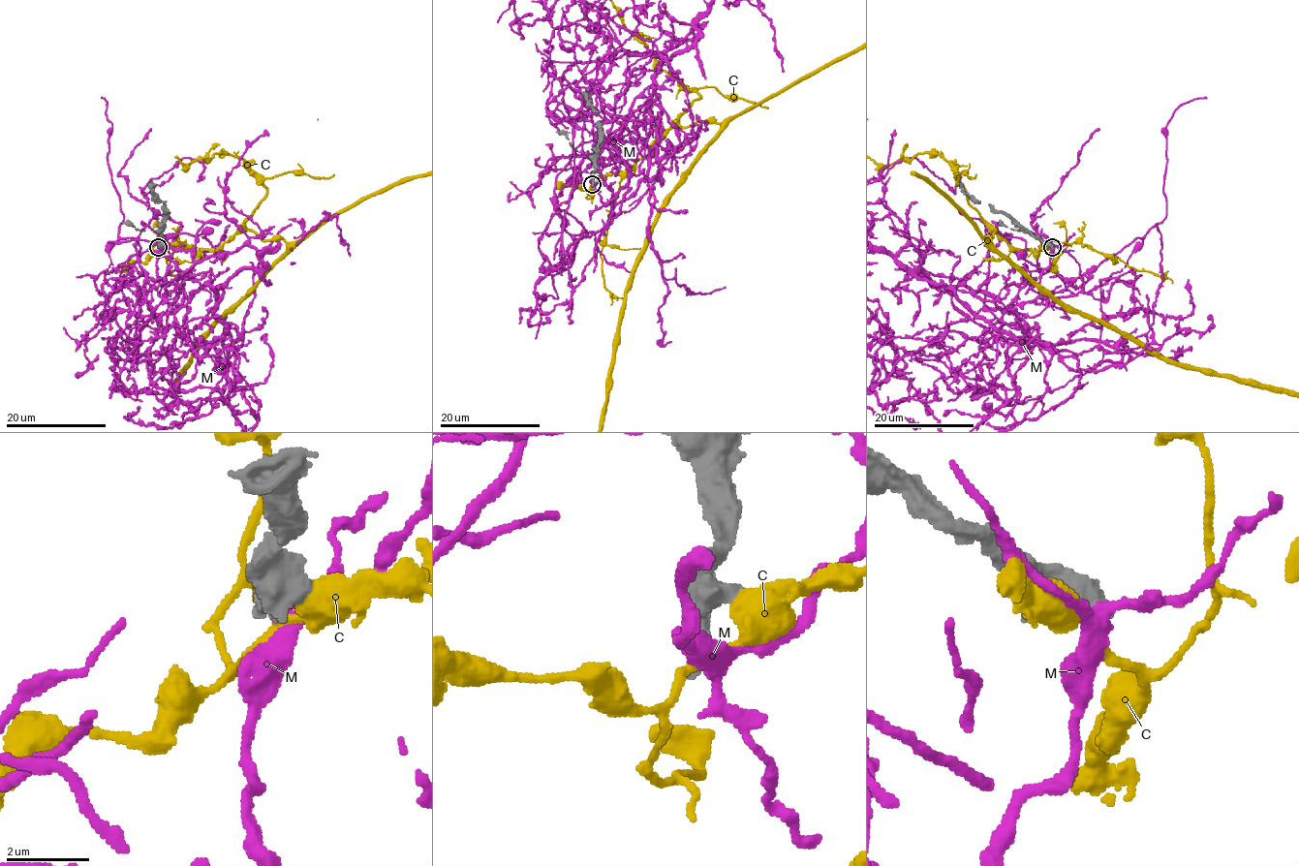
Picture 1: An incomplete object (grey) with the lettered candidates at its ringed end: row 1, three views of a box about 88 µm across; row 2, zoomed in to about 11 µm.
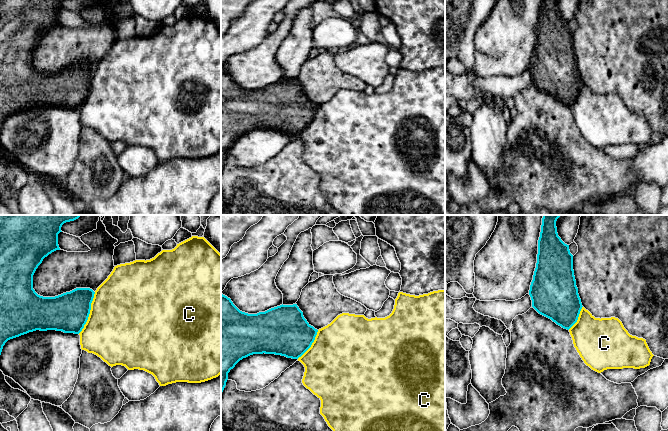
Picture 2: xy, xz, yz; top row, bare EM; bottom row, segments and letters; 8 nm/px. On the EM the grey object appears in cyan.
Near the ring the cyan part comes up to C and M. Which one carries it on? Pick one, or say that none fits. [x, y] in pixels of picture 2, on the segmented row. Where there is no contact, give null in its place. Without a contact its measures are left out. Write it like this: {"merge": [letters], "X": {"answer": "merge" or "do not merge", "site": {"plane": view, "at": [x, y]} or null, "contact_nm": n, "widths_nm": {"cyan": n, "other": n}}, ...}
{"merge": [], "C": {"answer": "do not merge", "site": {"plane": "xy", "at": [89, 313]}, "contact_nm": 360, "widths_nm": {"cyan": 320, "other": 500}}, "M": {"answer": "do not merge", "site": null}}

